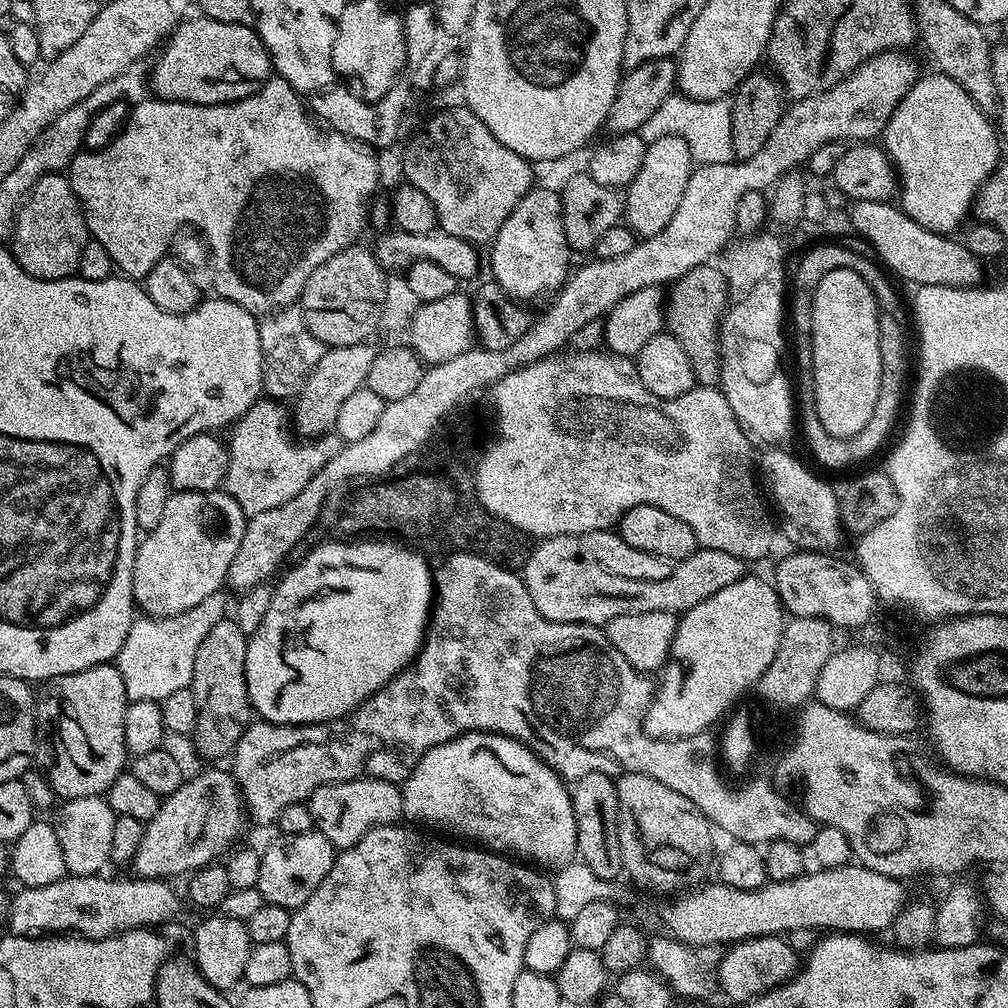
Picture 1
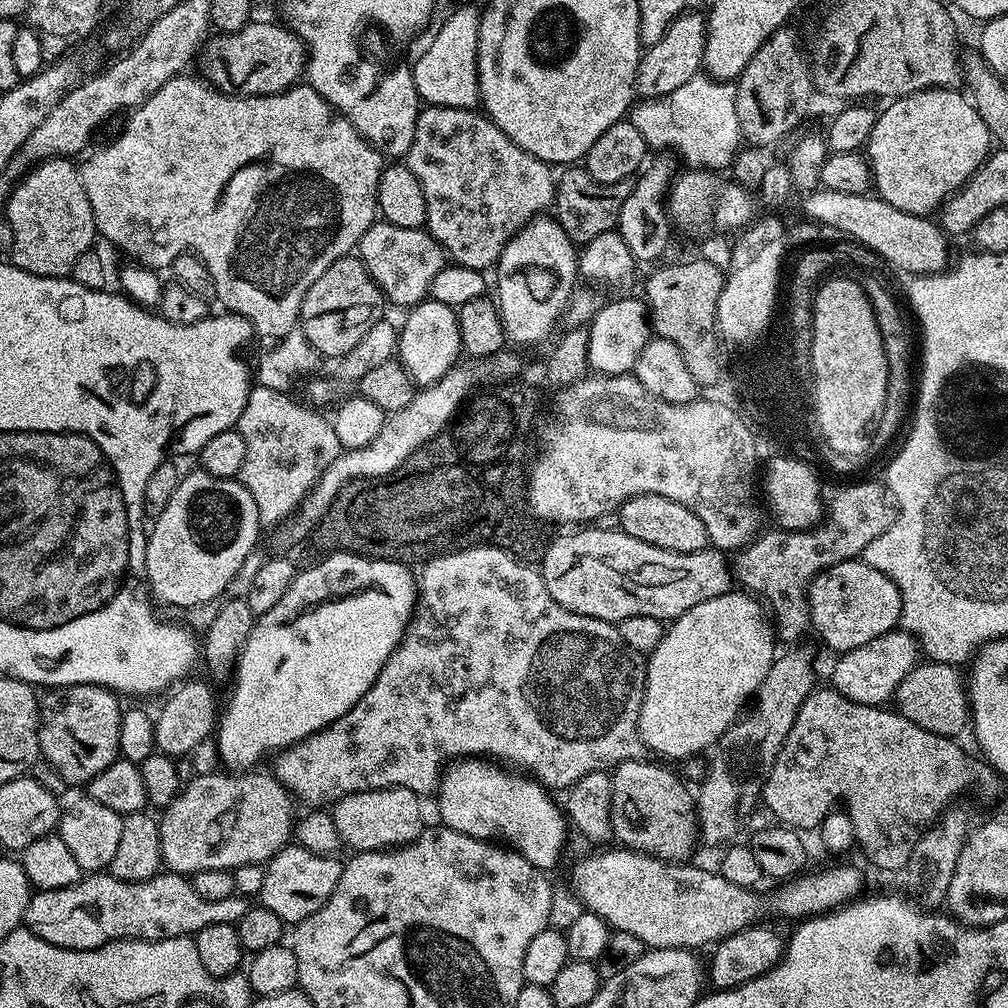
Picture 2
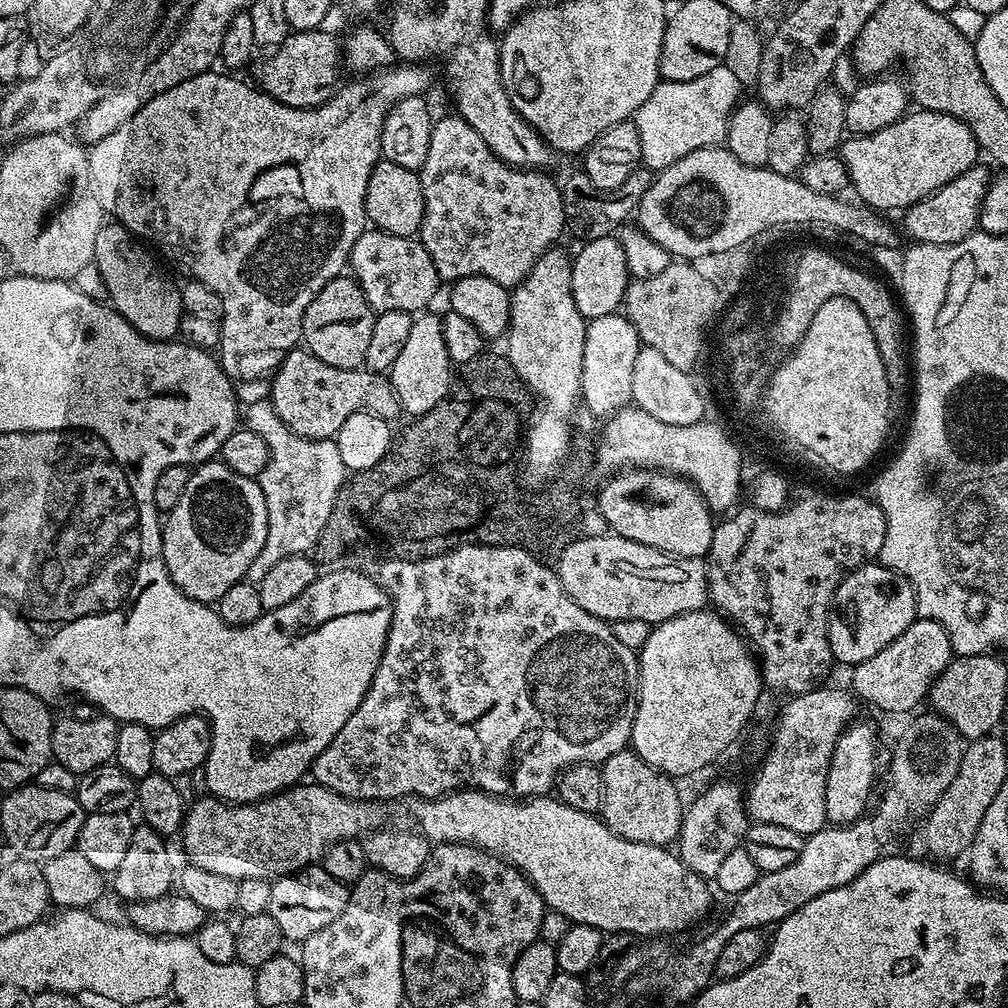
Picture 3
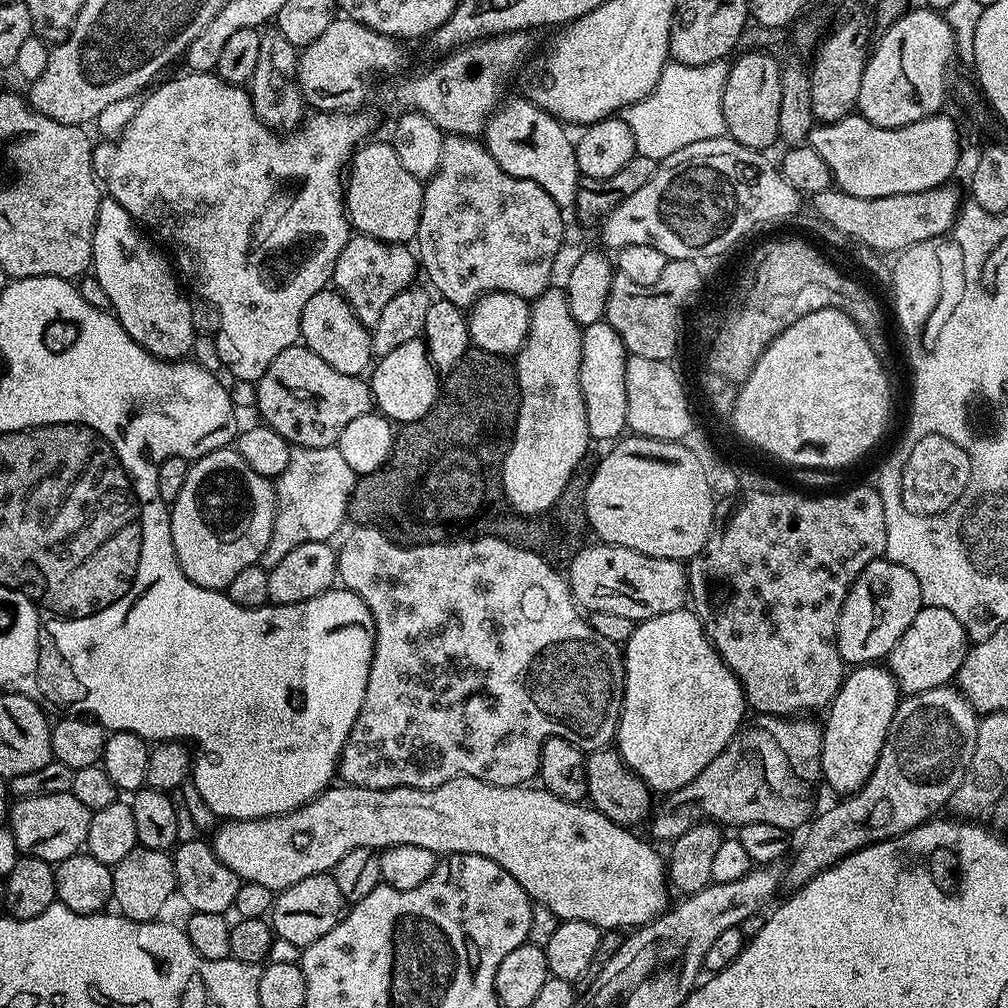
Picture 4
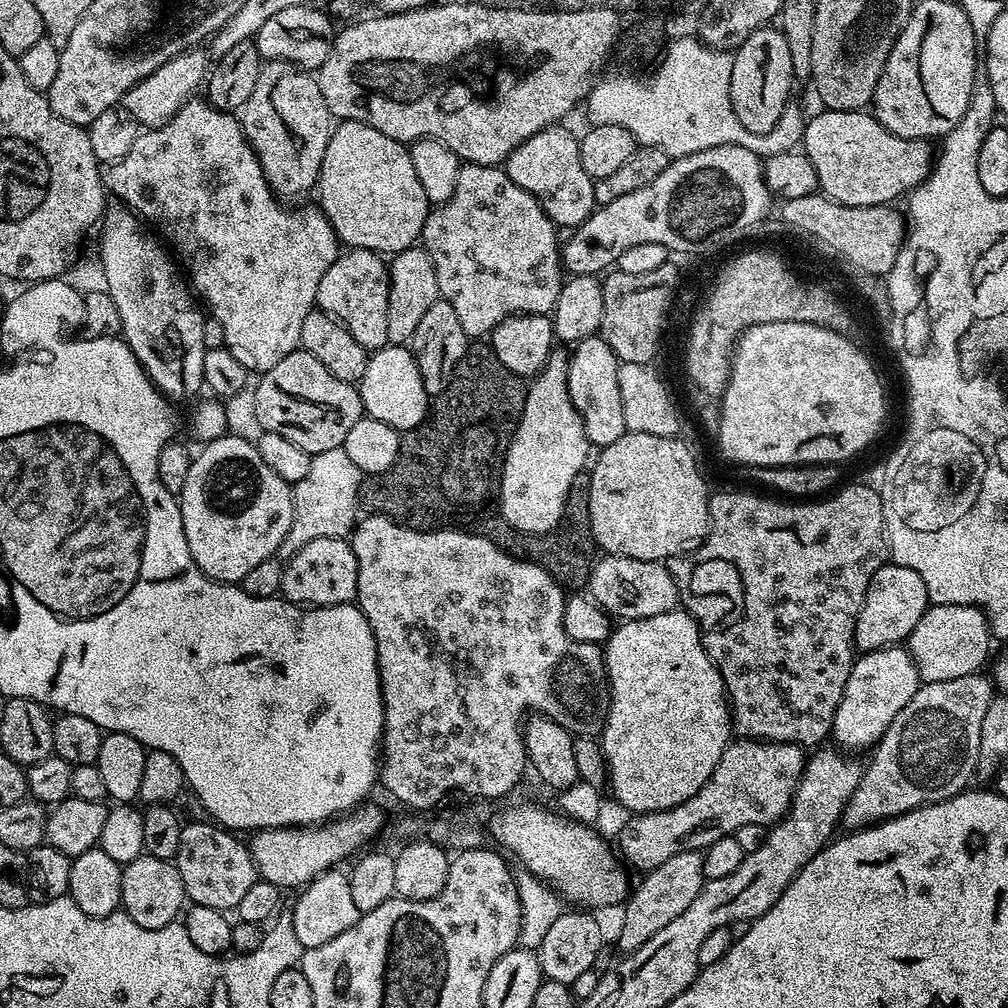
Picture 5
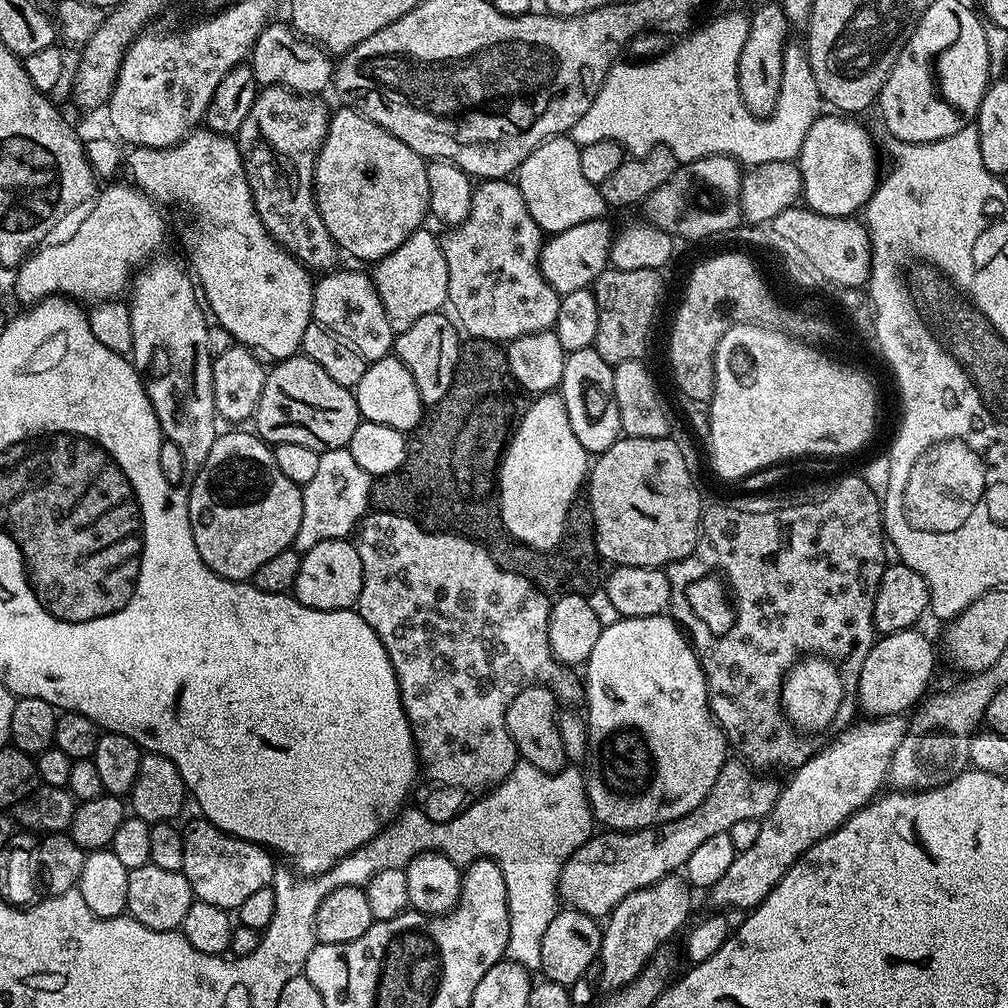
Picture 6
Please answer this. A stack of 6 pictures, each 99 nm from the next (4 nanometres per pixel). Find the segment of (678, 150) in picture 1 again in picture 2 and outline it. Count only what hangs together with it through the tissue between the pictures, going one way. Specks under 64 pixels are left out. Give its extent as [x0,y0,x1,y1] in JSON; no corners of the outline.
[618,160,674,262]

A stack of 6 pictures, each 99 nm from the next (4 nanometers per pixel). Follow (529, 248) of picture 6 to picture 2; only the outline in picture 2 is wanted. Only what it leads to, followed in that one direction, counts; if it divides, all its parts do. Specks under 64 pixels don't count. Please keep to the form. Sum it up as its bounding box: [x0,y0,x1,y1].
[406,104,557,269]

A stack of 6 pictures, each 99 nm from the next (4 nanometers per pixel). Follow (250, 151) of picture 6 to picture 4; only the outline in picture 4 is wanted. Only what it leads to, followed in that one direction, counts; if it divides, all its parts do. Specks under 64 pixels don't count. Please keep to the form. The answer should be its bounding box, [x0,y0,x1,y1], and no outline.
[250,26,305,130]

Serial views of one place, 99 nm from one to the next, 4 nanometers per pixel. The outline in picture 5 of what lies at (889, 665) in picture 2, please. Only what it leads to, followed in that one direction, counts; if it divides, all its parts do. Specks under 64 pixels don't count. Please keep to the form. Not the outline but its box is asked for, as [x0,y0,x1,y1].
[906,604,994,683]

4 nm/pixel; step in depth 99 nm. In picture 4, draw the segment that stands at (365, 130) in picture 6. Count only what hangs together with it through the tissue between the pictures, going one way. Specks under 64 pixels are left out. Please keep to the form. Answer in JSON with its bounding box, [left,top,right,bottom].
[344,139,424,245]

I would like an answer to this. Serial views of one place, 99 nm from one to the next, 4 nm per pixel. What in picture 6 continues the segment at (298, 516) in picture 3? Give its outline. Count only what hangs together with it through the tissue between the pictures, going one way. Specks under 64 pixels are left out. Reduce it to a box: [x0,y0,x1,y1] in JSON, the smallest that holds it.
[296,447,374,554]

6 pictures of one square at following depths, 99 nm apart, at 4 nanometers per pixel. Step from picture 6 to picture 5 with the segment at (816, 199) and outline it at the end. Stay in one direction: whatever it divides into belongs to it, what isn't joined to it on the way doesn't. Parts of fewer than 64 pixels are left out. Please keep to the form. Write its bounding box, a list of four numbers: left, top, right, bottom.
[802,110,934,206]

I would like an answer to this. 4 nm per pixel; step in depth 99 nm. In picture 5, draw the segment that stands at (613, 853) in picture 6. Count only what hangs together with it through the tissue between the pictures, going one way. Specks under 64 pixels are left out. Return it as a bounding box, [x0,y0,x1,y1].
[618,738,806,872]

